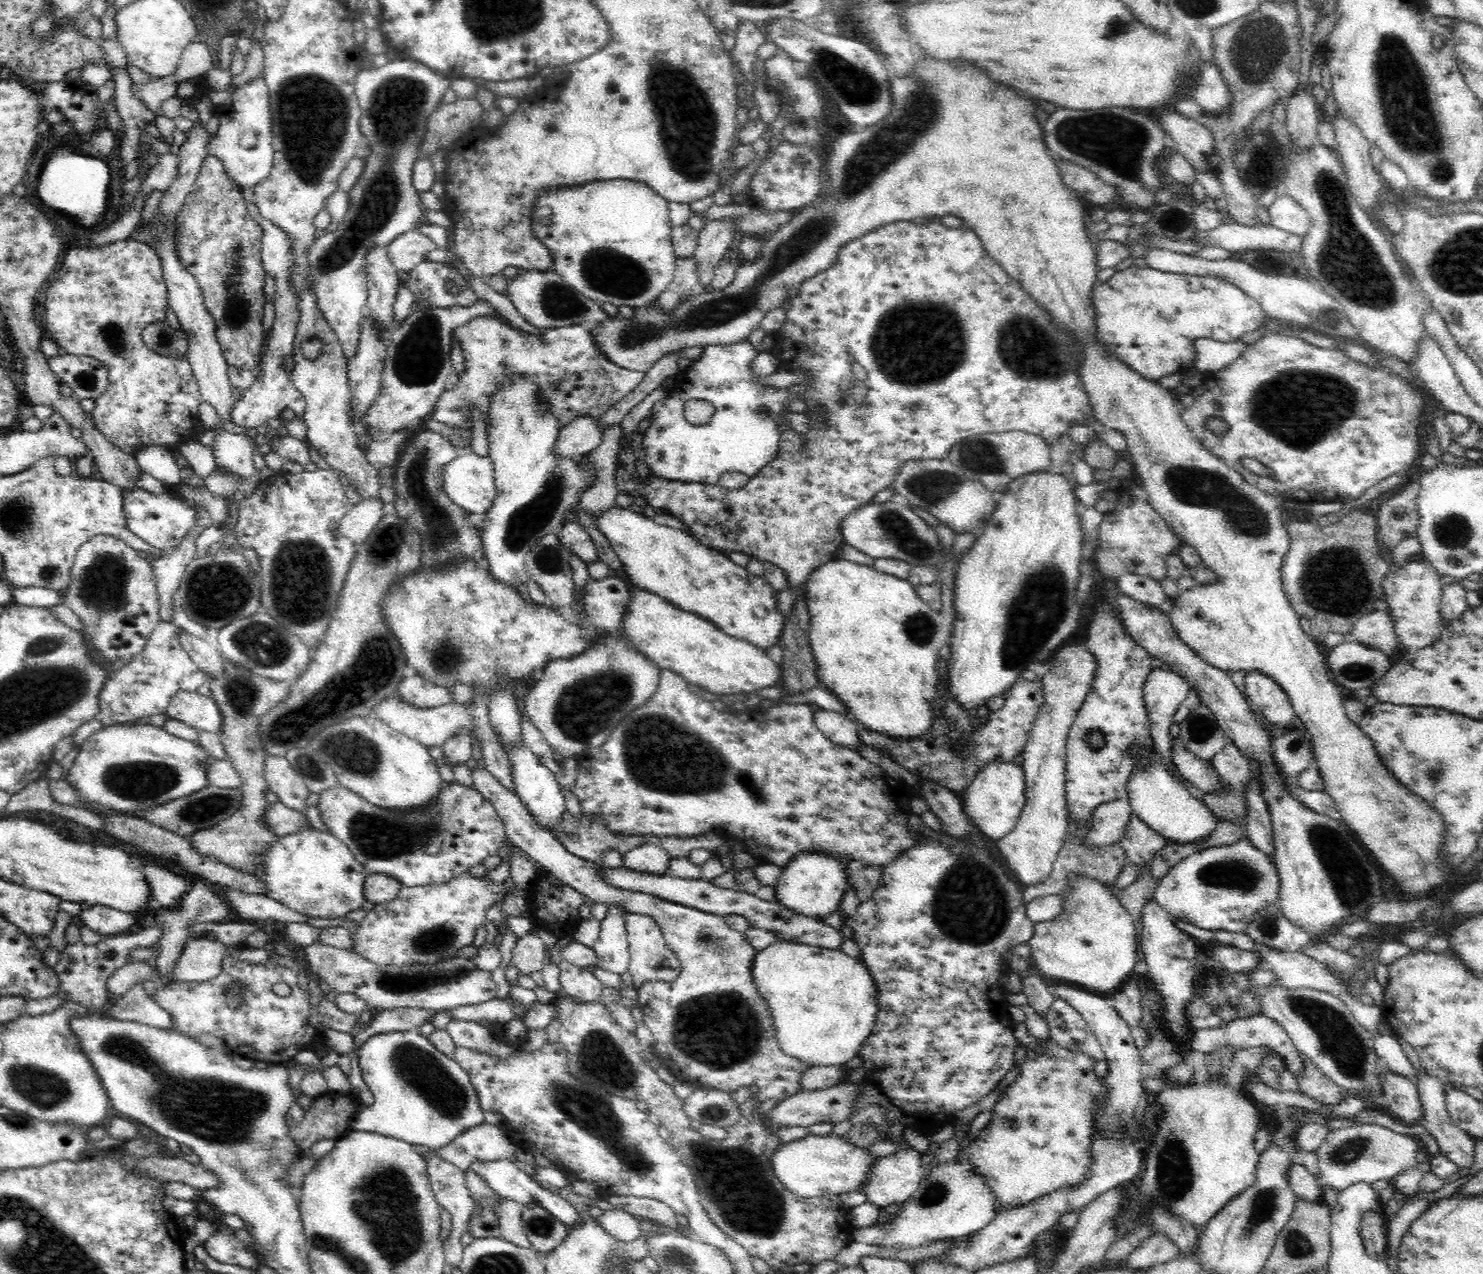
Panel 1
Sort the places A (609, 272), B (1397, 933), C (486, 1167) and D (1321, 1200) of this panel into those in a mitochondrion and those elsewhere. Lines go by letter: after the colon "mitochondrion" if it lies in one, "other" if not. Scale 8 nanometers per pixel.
A: mitochondrion
B: other
C: other
D: other

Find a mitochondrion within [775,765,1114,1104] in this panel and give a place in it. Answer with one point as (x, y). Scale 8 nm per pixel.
(969, 906)

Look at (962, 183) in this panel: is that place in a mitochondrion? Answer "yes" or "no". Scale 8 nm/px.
yes

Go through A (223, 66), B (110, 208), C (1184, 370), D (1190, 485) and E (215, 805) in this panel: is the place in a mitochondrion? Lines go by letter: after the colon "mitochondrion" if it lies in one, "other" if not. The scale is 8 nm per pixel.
A: other
B: other
C: other
D: mitochondrion
E: mitochondrion

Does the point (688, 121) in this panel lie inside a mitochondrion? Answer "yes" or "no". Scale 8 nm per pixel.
yes

